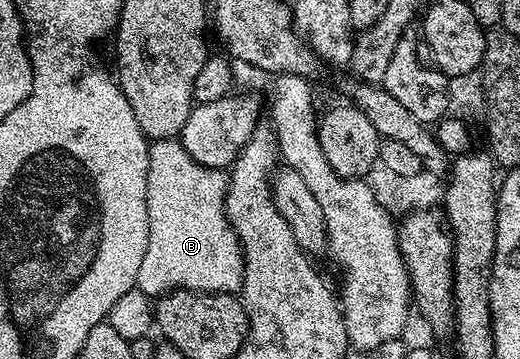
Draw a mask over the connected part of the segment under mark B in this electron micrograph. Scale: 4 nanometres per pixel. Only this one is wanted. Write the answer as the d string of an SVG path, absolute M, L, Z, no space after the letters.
M180 140L154 141L149 146L147 207L149 208L149 242L139 267L136 288L157 299L170 290L186 289L196 293L236 294L241 287L245 263L237 232L225 217L227 177L220 169L211 169L193 161Z

